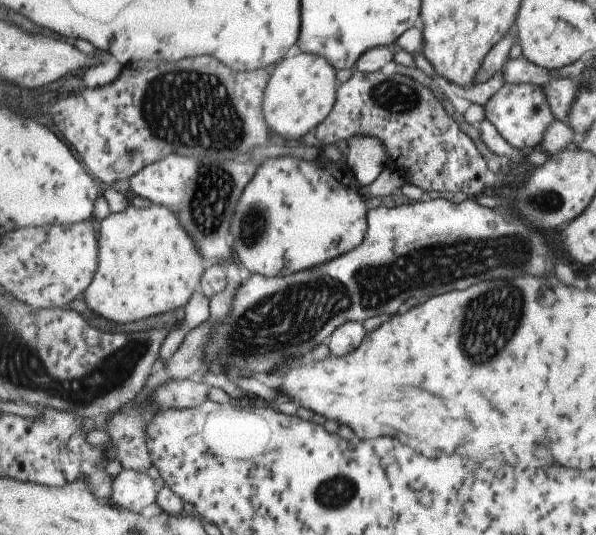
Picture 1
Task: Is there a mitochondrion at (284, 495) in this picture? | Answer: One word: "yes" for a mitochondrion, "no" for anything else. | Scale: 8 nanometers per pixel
no

